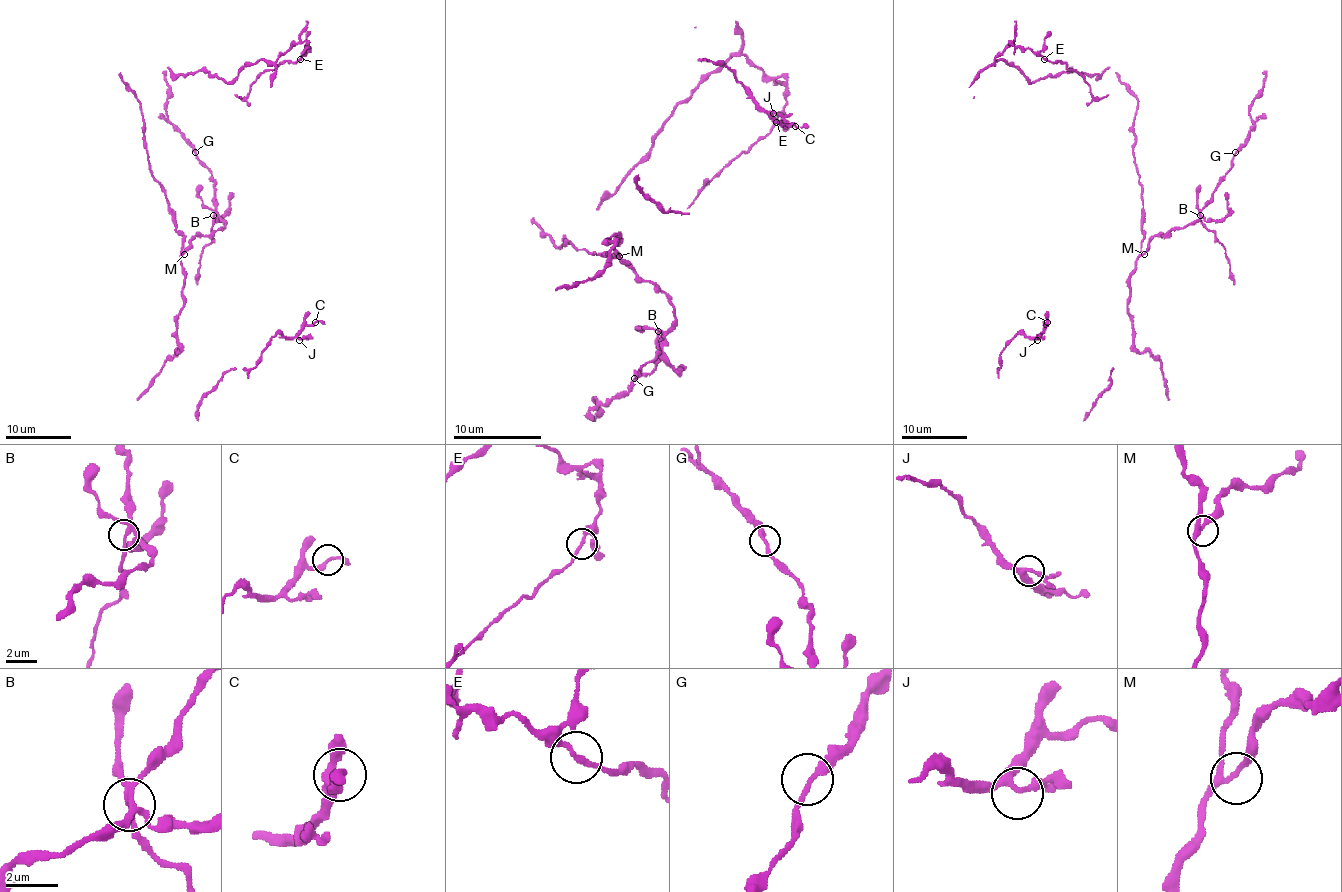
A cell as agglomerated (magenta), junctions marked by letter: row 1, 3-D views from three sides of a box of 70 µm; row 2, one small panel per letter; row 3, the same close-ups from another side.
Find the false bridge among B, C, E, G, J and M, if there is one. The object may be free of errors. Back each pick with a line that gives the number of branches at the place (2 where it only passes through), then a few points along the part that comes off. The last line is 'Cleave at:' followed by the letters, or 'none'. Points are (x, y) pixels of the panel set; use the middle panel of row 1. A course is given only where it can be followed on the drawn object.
B: branches 4; course (658, 332), (656, 356), (639, 371), (636, 378)
Cleave at: B

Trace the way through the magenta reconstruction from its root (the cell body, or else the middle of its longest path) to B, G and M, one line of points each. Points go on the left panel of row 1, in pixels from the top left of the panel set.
B: (144, 144), (149, 172), (182, 236), (182, 253), (195, 236), (225, 226), (213, 215)
G: (144, 144), (149, 172), (182, 236), (182, 253), (195, 236), (225, 226), (217, 210), (215, 179), (195, 152)
M: (144, 144), (149, 172), (166, 197), (172, 223), (182, 236), (184, 254)

